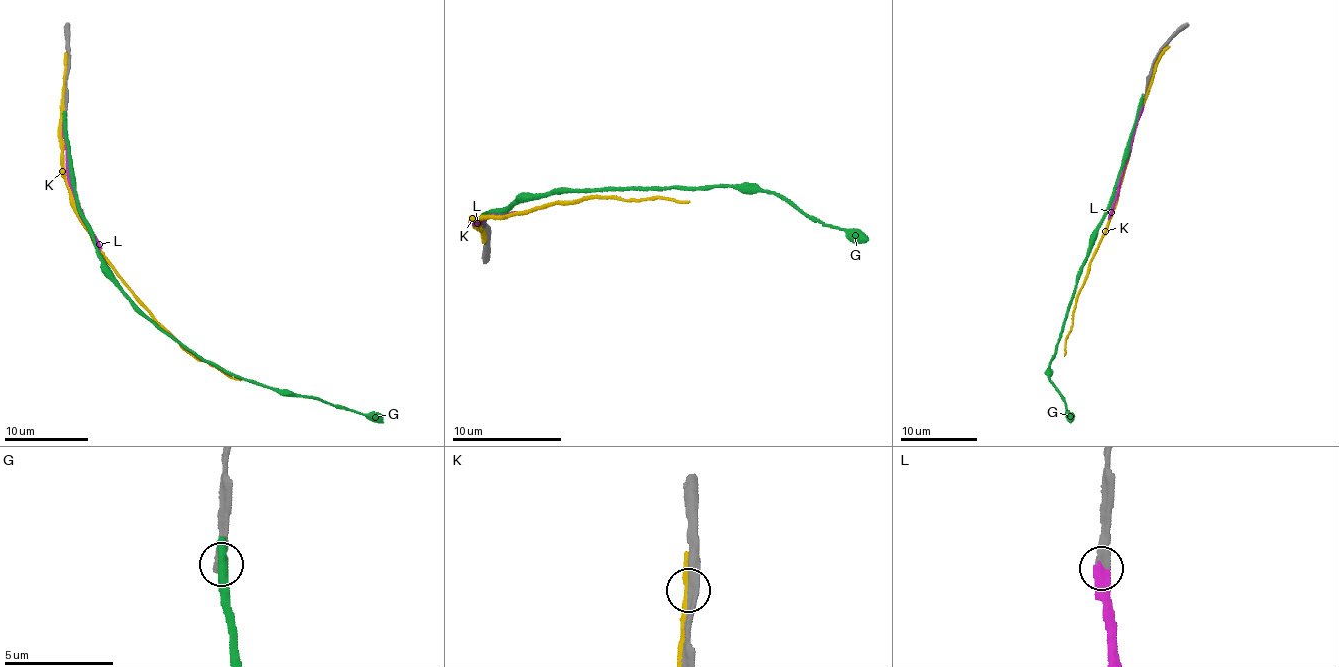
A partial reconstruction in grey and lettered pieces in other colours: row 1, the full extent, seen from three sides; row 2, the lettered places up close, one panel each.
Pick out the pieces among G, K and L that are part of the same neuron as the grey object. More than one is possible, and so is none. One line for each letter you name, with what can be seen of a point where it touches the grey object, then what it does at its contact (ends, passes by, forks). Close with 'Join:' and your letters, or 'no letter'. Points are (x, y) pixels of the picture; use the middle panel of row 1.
L: (476, 223) | it ends
Join: L

